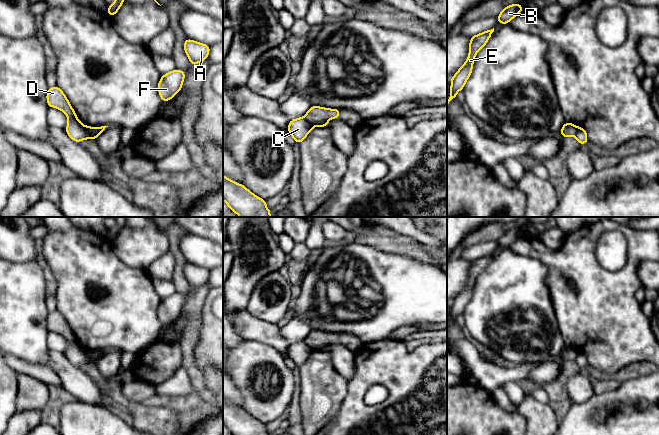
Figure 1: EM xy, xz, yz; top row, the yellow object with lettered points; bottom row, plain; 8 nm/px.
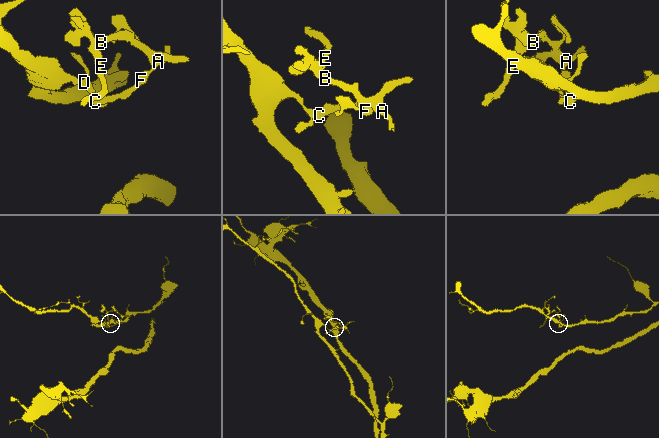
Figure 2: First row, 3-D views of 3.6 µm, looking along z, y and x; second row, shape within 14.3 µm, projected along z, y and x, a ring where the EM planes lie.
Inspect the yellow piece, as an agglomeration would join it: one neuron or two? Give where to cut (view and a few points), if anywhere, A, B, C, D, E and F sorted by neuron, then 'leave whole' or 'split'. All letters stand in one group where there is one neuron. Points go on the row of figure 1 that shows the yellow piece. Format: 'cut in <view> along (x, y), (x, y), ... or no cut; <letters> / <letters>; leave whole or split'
cut in xy along (84, 126), (89, 133), (96, 133), (102, 127), (105, 127); A B E F / C D; split

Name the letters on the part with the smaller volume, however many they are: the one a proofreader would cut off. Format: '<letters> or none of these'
A, B, E, F

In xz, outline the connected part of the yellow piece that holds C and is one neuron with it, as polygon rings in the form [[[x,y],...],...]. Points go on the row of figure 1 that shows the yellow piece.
[[[304,117],[296,118],[290,120],[288,131],[294,138],[295,142],[300,144],[315,126],[328,127],[328,122],[323,122],[320,125],[314,125],[307,121]]]

